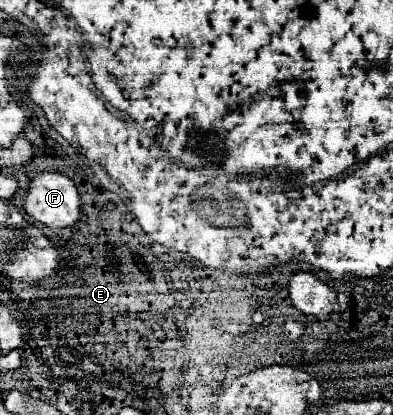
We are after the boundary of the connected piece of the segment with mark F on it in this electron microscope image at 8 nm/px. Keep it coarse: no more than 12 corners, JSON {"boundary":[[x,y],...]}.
{"boundary":[[41,172],[27,184],[23,208],[43,226],[79,220],[71,178]]}

